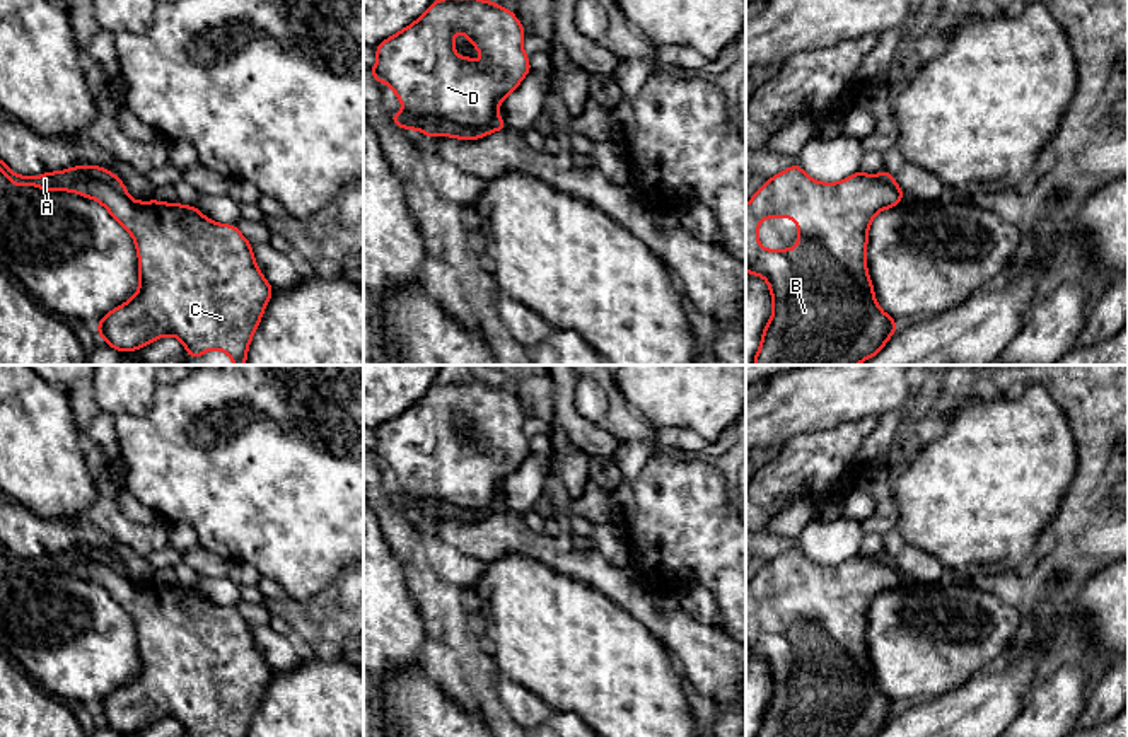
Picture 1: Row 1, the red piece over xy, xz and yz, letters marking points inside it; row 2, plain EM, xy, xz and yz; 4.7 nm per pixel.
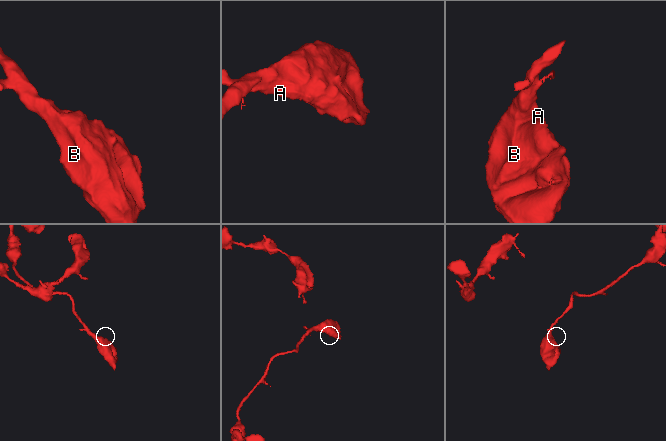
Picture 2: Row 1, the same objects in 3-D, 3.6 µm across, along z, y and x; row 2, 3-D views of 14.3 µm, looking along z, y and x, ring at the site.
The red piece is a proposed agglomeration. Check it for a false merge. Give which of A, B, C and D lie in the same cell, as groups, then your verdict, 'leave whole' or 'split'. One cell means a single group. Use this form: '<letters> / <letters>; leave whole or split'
A / B C D; split

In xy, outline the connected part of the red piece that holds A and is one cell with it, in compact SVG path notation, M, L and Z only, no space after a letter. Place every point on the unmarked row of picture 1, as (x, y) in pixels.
M0 541L0 554L14 566L14 570L36 568L44 573L70 573L72 568L82 561L97 561L128 577L125 565L114 554L109 554L99 548L73 548L67 553L43 554L39 560L36 560L15 556Z

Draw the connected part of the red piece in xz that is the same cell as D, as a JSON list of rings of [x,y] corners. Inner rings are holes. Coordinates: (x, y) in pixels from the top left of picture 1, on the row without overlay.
[[[440,379],[413,406],[374,428],[377,445],[370,450],[370,457],[379,466],[387,466],[404,491],[413,496],[439,498],[462,508],[485,508],[498,500],[500,485],[509,476],[514,476],[532,452],[529,438],[522,430],[524,420],[526,413],[517,398],[503,391],[502,386],[493,386],[478,379]],[[457,413],[485,438],[485,447],[478,445],[473,438],[461,440],[456,435],[454,416]]]

